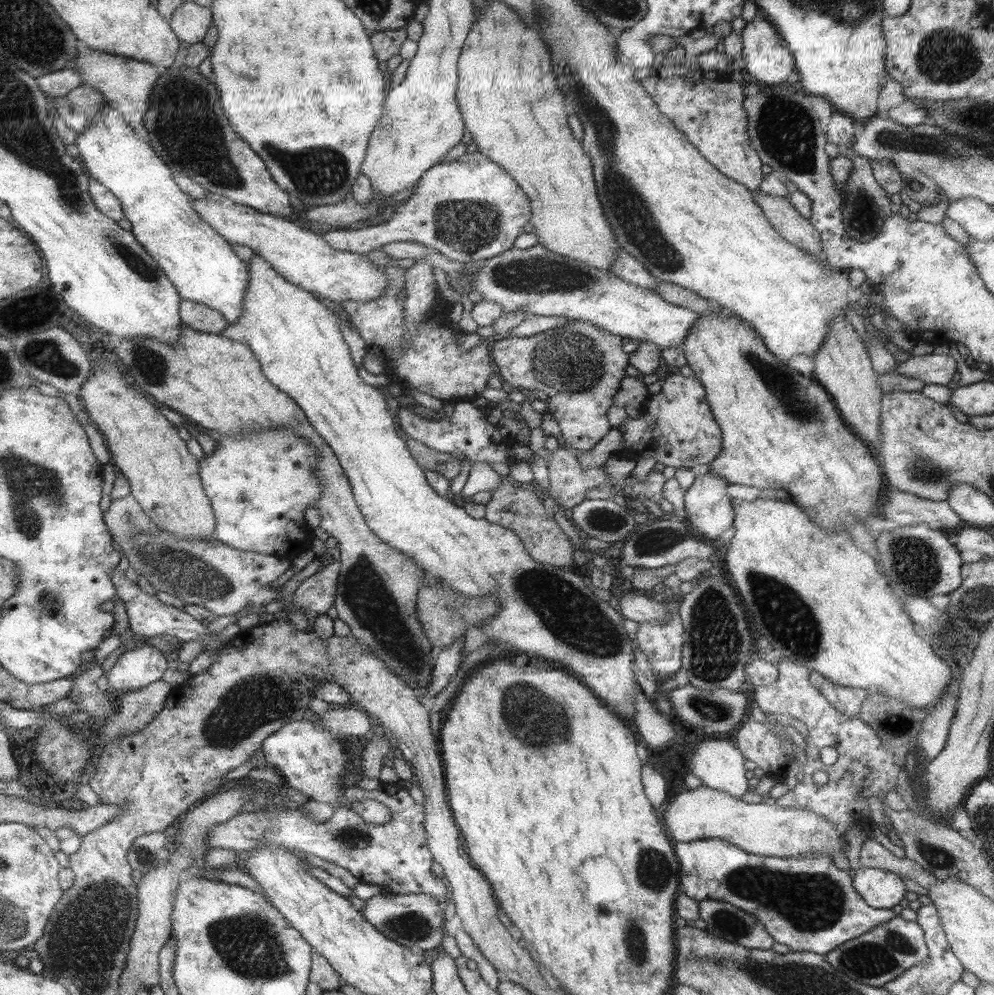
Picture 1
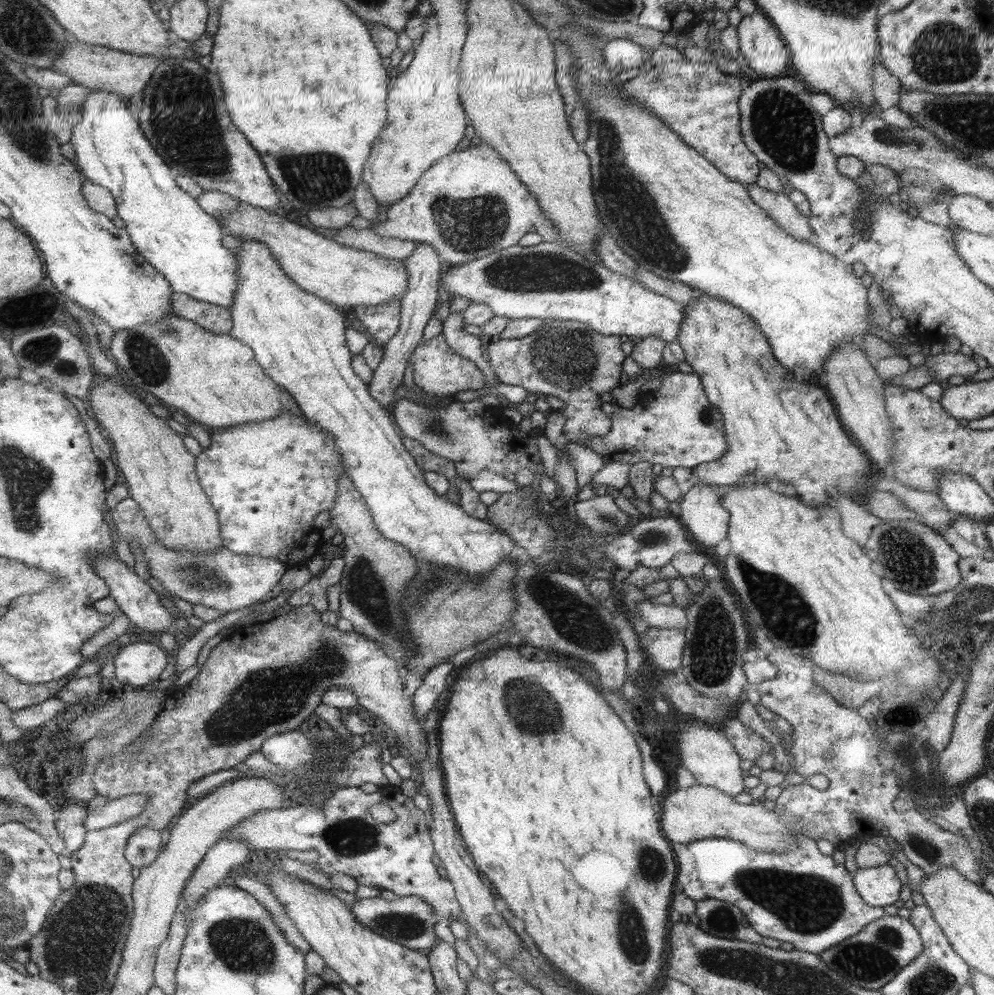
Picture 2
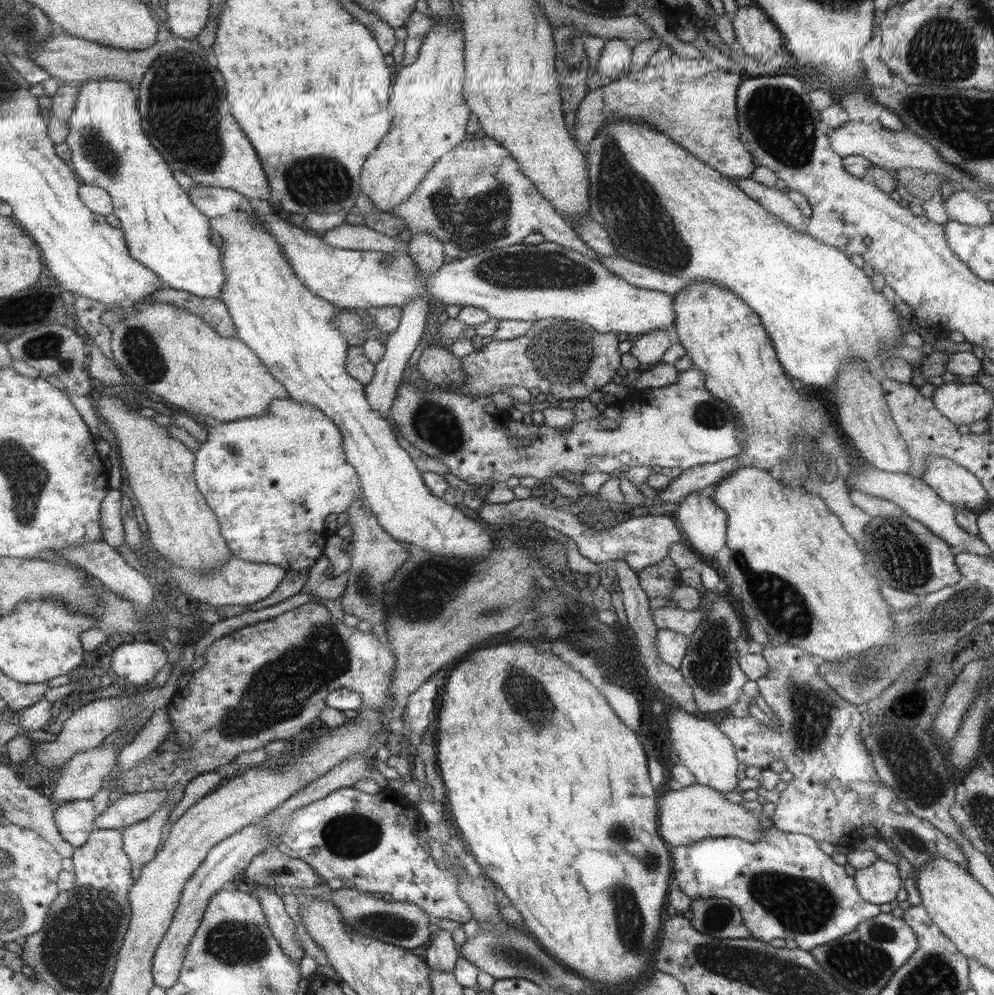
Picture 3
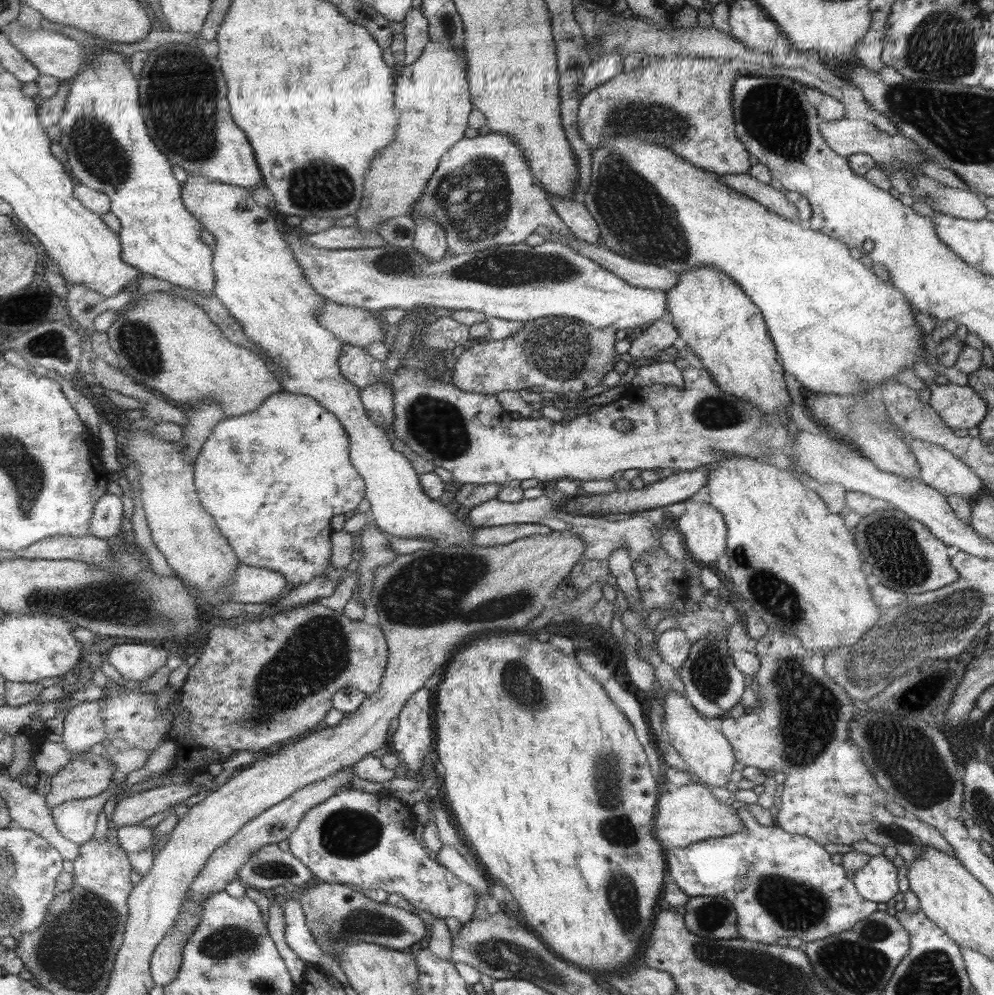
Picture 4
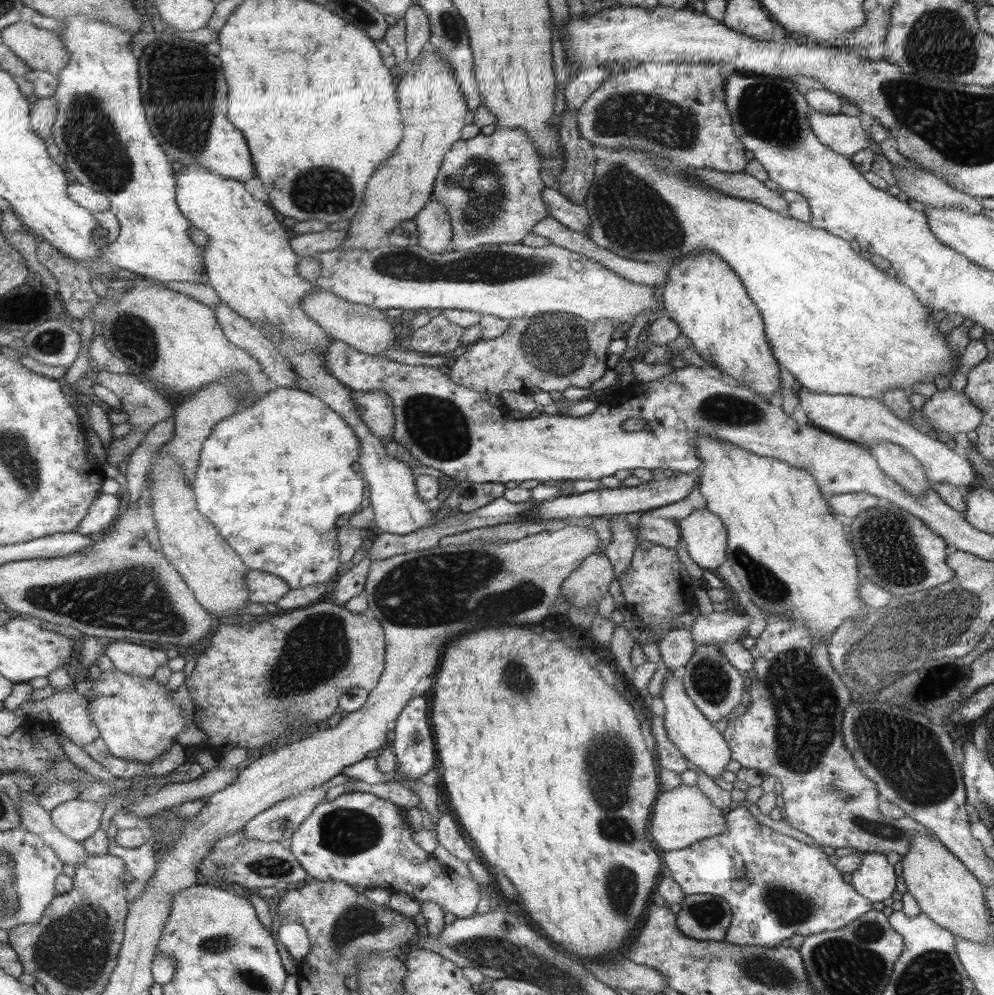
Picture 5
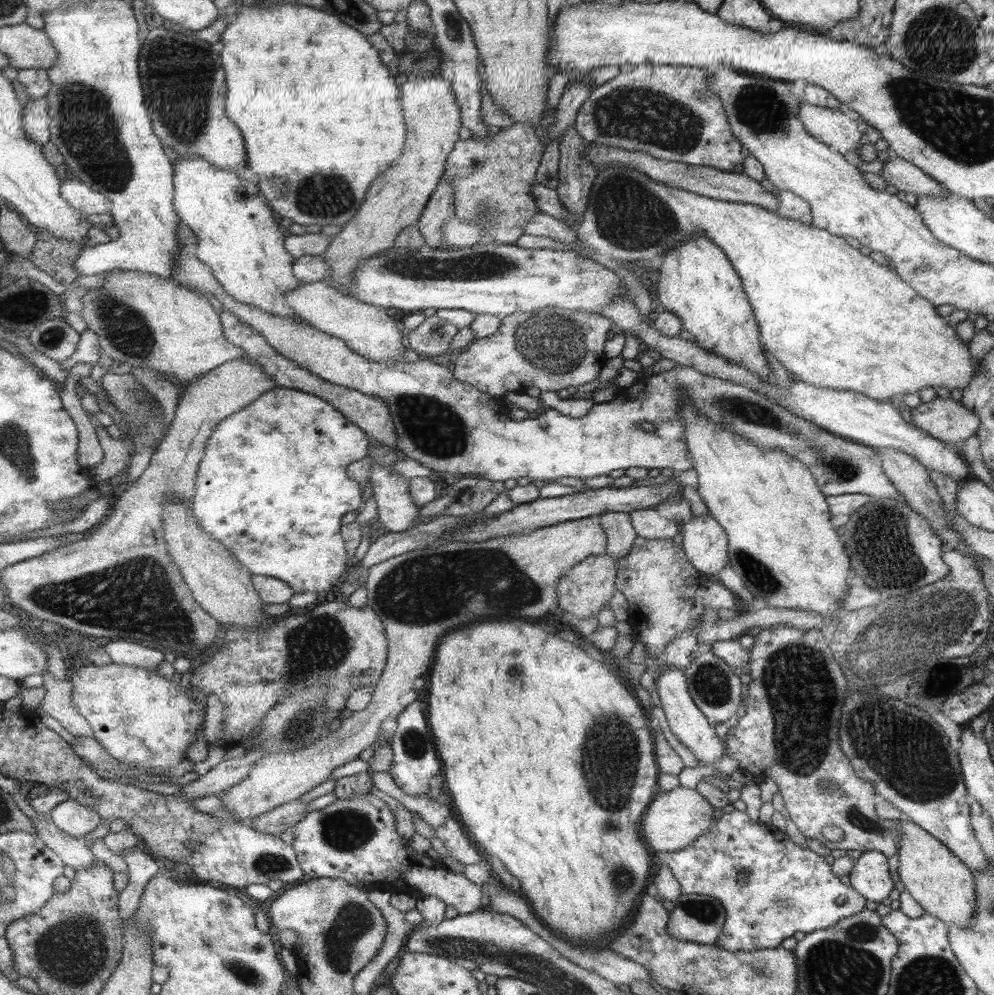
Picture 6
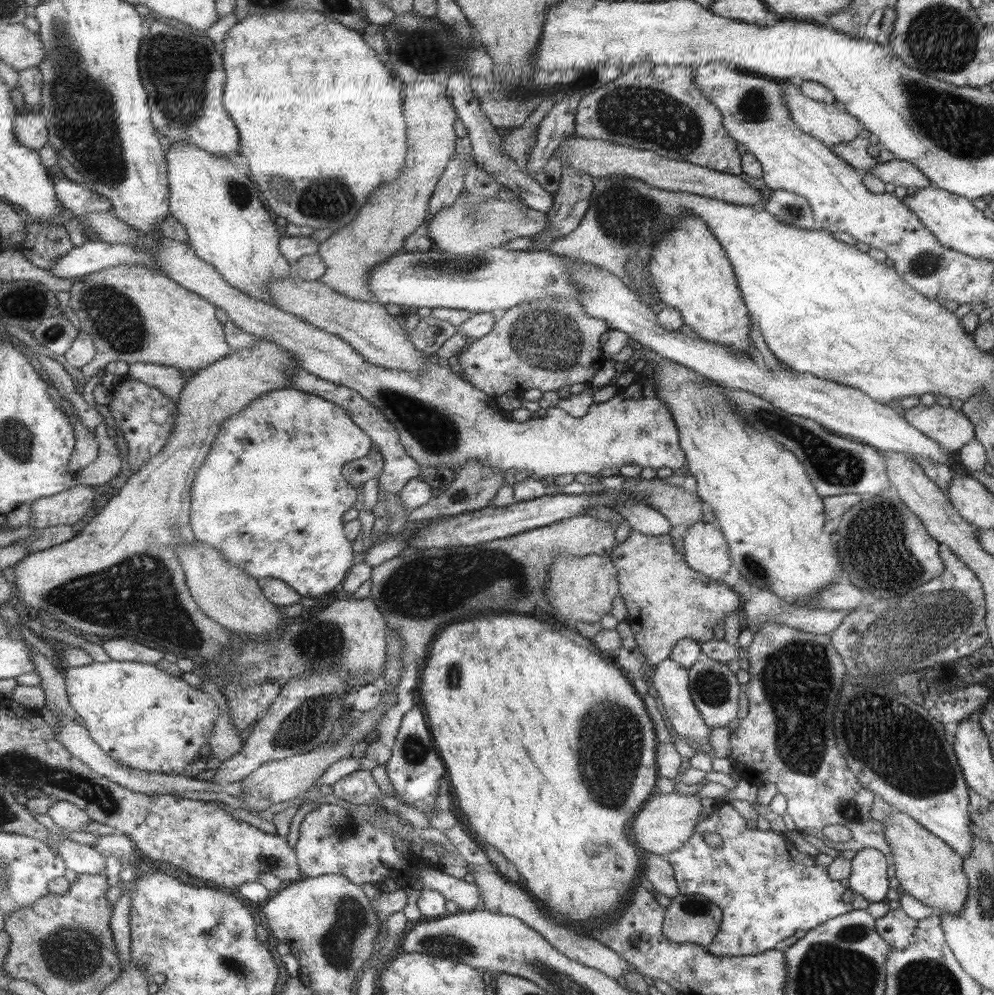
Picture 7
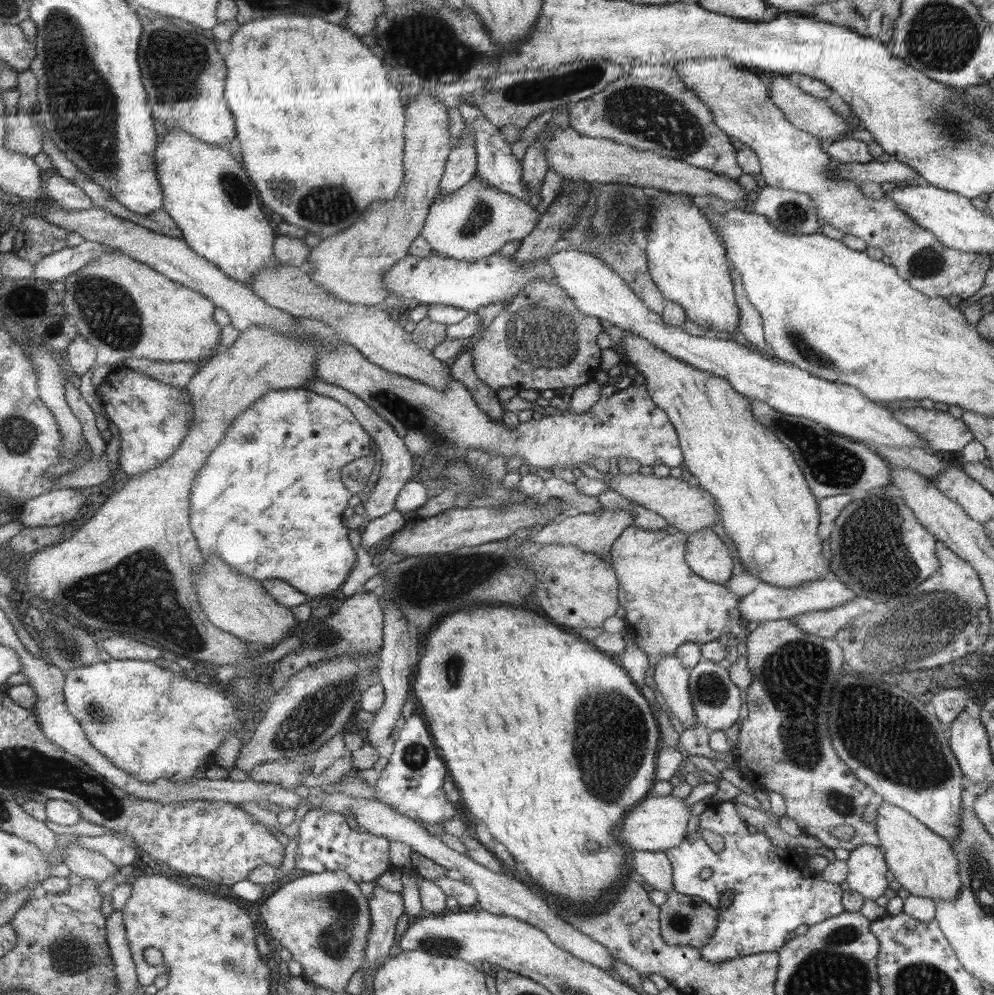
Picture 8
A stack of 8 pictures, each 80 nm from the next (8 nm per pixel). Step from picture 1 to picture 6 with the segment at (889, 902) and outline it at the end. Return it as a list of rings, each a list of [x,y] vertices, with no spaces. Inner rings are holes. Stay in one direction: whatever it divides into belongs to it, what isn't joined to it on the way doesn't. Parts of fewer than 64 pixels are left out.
[[[875,850],[862,852],[848,876],[850,886],[871,902],[880,903],[893,888],[885,855]]]

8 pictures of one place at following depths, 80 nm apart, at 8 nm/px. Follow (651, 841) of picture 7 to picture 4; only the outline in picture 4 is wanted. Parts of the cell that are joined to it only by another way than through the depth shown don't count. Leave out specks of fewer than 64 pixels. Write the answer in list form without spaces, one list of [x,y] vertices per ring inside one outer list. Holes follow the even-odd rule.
[[[699,782],[689,783],[666,792],[659,798],[655,810],[655,834],[664,849],[685,848],[696,842],[739,833],[742,821],[737,810],[725,806],[713,798],[707,787]]]

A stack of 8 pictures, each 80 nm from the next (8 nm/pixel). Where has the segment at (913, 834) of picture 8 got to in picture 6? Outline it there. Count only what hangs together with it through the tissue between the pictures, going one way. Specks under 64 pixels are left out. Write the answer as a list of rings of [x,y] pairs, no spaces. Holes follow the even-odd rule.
[[[906,817],[895,819],[898,822],[898,866],[896,872],[913,900],[932,917],[943,921],[947,926],[964,927],[974,918],[976,884],[970,869],[934,835],[927,834]]]

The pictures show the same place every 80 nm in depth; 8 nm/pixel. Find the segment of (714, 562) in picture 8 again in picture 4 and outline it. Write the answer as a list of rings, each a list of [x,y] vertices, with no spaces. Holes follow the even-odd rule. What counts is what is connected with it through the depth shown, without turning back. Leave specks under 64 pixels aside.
[[[687,501],[685,513],[673,520],[686,552],[698,564],[713,564],[723,556],[725,521],[722,514],[707,503]]]

